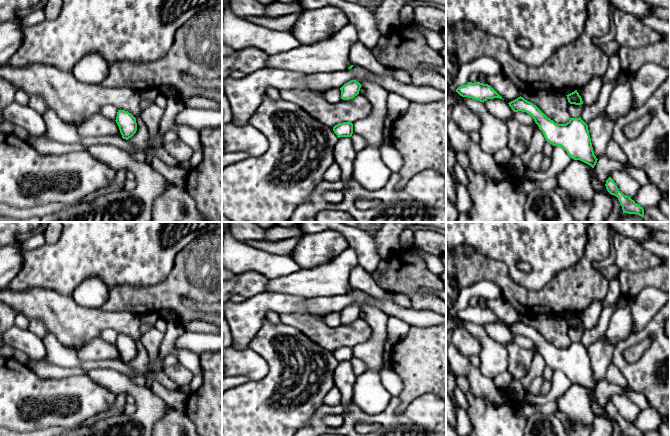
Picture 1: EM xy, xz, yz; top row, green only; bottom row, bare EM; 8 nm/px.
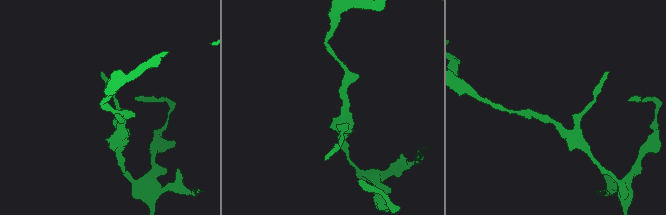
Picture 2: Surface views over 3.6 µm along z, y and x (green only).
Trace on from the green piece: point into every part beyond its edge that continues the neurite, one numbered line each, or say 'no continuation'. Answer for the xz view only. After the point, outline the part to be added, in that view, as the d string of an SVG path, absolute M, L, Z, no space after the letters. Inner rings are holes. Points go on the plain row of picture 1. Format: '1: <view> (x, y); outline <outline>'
no continuation

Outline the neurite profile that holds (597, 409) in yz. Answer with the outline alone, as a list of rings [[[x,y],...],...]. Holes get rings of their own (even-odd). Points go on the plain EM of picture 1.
[[[594,394],[591,395],[591,401],[592,401],[592,408],[594,411],[595,416],[596,415],[605,415],[604,410],[602,409],[602,407],[597,403],[596,401],[596,397]]]

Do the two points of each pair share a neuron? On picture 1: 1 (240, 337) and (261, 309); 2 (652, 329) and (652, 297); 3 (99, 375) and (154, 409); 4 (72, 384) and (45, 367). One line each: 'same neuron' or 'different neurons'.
1: same neuron
2: different neurons
3: same neuron
4: different neurons

